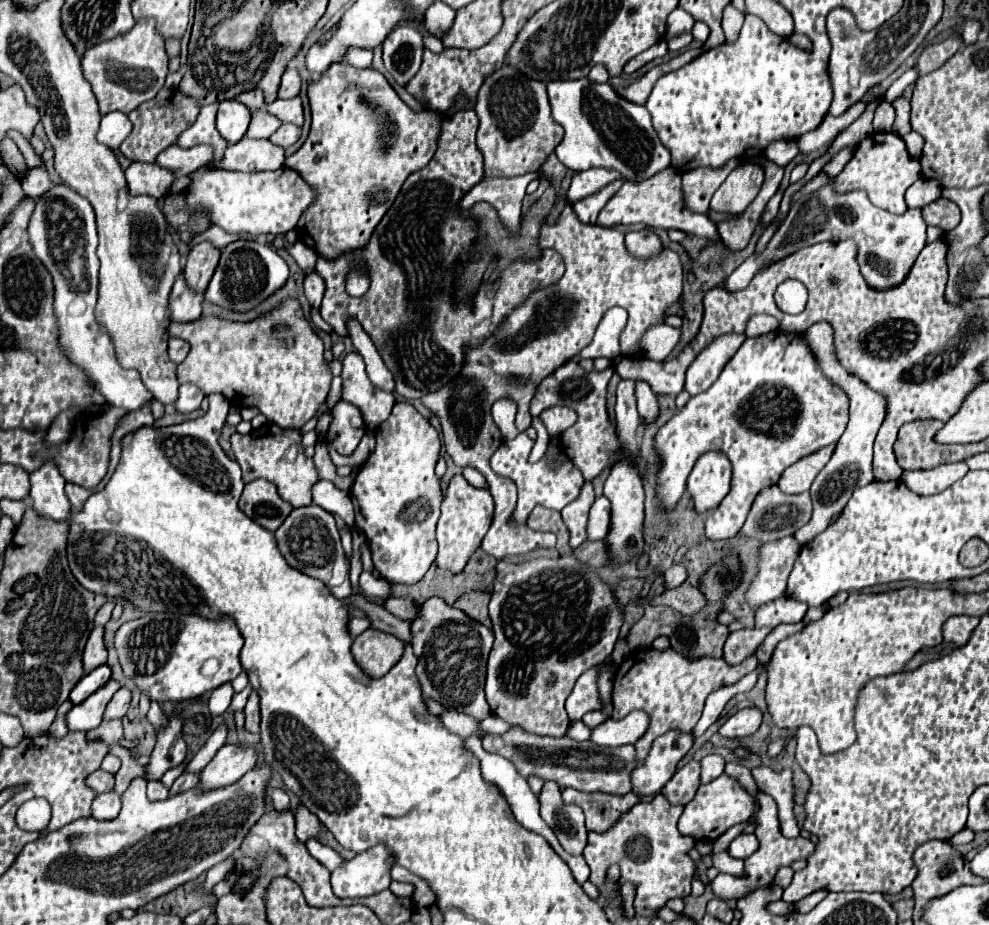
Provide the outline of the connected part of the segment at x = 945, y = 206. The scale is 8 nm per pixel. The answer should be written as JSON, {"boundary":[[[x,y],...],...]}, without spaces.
{"boundary":[[[940,197],[922,209],[926,223],[960,223],[960,209],[956,203]]]}

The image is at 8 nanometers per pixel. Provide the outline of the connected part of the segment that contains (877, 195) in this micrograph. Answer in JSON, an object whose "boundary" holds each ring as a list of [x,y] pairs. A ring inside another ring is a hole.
{"boundary":[[[893,132],[876,133],[878,140],[874,137],[866,138],[856,147],[854,157],[848,161],[844,171],[834,179],[836,189],[838,191],[864,189],[864,191],[868,191],[868,197],[876,207],[900,215],[908,209],[906,201],[904,201],[904,193],[920,177],[920,163],[918,163],[918,159],[908,155],[904,141],[898,135],[894,135]],[[904,167],[908,167],[906,173],[904,173]]]}

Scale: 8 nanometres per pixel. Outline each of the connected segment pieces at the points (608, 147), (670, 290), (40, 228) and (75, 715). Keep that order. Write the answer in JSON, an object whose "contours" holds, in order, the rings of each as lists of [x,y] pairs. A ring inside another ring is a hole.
{"contours":[[[[588,77],[578,81],[550,81],[548,97],[554,121],[566,131],[562,143],[556,147],[556,155],[568,169],[608,167],[620,171],[626,181],[638,183],[670,165],[670,151],[660,143],[650,113],[618,97],[610,83],[592,83]]],[[[566,205],[558,217],[558,221],[554,225],[548,225],[546,221],[542,223],[540,229],[540,239],[542,239],[542,247],[550,247],[556,249],[564,263],[566,263],[566,273],[564,277],[548,287],[536,289],[532,291],[524,303],[516,309],[512,309],[504,321],[496,327],[496,331],[482,341],[482,345],[476,345],[472,349],[464,351],[464,367],[458,375],[458,379],[450,381],[448,385],[440,387],[434,393],[428,393],[422,397],[422,403],[440,419],[442,425],[442,439],[446,445],[448,455],[454,459],[454,463],[458,467],[474,467],[478,469],[488,485],[490,485],[490,493],[496,501],[496,511],[494,511],[494,521],[490,525],[490,531],[486,533],[484,541],[482,541],[482,549],[490,555],[494,555],[496,559],[504,559],[510,555],[524,555],[528,551],[534,551],[538,547],[554,547],[556,545],[556,535],[554,533],[544,533],[544,531],[532,531],[526,525],[516,525],[512,523],[512,513],[516,509],[516,485],[512,479],[502,477],[498,473],[492,471],[490,467],[490,457],[492,453],[500,447],[502,443],[502,433],[498,429],[498,425],[492,419],[492,405],[494,401],[502,399],[502,397],[510,397],[518,403],[518,417],[516,417],[516,427],[520,431],[528,429],[532,423],[528,405],[540,385],[540,381],[544,377],[548,377],[556,367],[560,367],[564,361],[568,361],[572,355],[576,355],[578,351],[582,351],[586,345],[590,345],[594,331],[600,323],[600,319],[604,317],[604,313],[612,307],[624,307],[628,311],[628,323],[620,335],[620,347],[624,349],[624,355],[632,355],[632,357],[640,357],[640,349],[638,349],[638,341],[644,335],[644,331],[650,325],[658,325],[664,323],[664,313],[666,307],[670,307],[672,303],[676,303],[682,295],[682,263],[680,257],[670,251],[670,249],[662,249],[656,257],[648,257],[648,259],[638,259],[634,255],[628,253],[626,245],[624,245],[624,237],[618,229],[610,229],[610,227],[600,227],[600,225],[584,225],[578,221],[574,209],[570,205]]],[[[56,185],[50,193],[34,201],[36,209],[28,233],[34,253],[44,261],[44,265],[48,265],[48,271],[54,277],[54,287],[56,287],[54,313],[58,317],[60,345],[64,353],[88,373],[88,377],[106,397],[108,405],[124,407],[128,411],[148,405],[154,399],[154,395],[144,387],[136,371],[128,371],[118,363],[112,339],[100,327],[94,315],[98,299],[100,261],[96,255],[98,235],[96,235],[96,219],[92,205],[84,197],[68,189],[66,185]]],[[[108,681],[104,687],[94,691],[86,701],[78,703],[72,707],[72,711],[66,715],[68,719],[68,729],[70,731],[90,731],[96,729],[102,721],[104,709],[110,703],[112,695],[120,689],[122,685],[118,681]]]]}

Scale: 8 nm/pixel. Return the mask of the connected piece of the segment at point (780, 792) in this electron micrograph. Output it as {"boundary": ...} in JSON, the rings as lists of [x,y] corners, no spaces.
{"boundary":[[[767,766],[752,769],[752,777],[758,788],[771,795],[778,805],[781,832],[785,837],[798,837],[800,827],[794,815],[794,779],[788,769],[776,773]]]}

